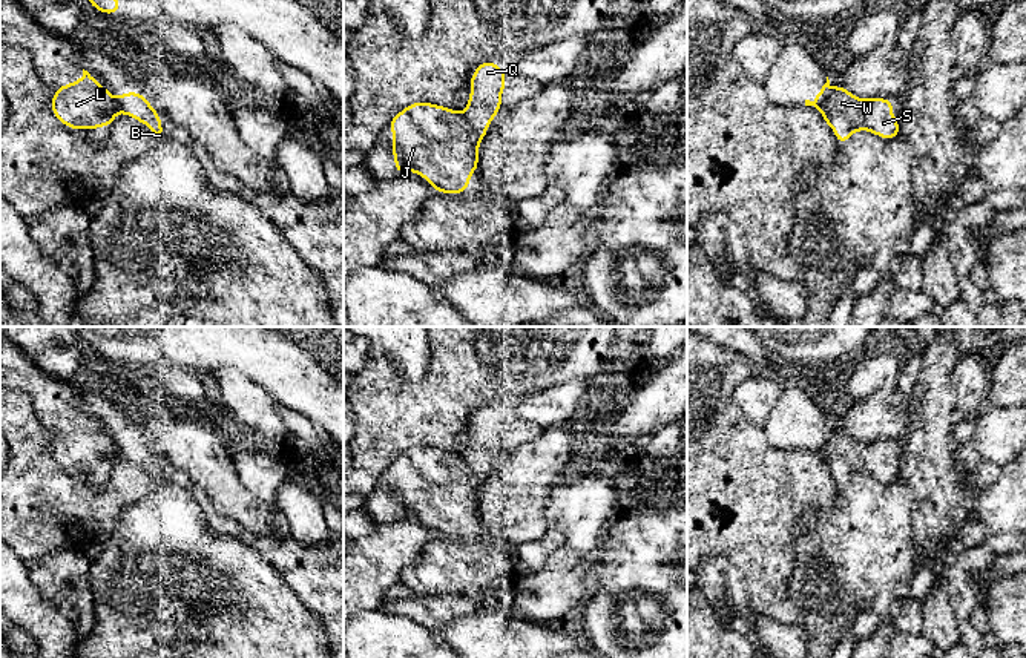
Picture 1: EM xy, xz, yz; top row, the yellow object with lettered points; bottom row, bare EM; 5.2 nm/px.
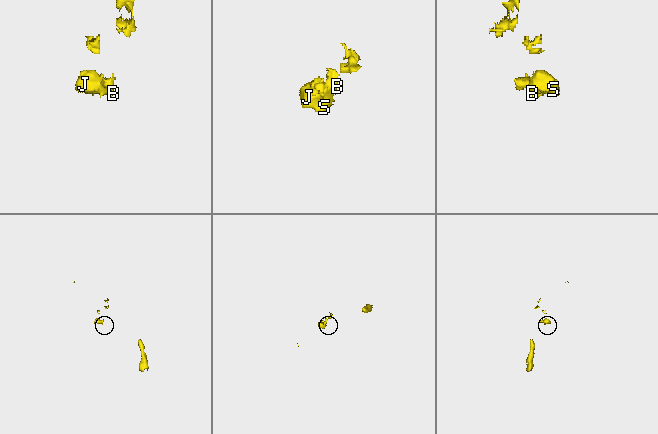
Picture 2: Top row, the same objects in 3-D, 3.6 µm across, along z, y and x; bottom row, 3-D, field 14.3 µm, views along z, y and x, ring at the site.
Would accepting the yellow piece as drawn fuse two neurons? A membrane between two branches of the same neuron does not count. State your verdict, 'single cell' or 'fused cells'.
fused cells

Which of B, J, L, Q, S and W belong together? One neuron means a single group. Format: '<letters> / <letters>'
B Q / J L S W

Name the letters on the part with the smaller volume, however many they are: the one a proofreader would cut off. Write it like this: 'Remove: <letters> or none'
Remove: J, L, S, W

